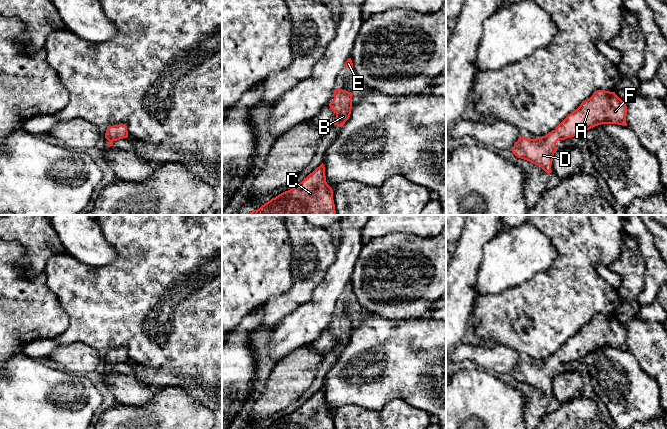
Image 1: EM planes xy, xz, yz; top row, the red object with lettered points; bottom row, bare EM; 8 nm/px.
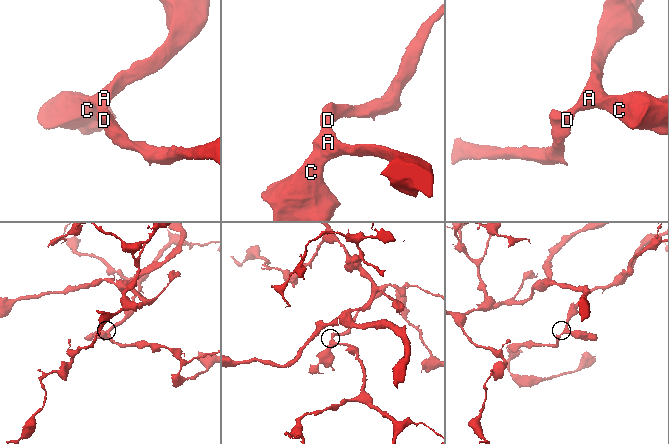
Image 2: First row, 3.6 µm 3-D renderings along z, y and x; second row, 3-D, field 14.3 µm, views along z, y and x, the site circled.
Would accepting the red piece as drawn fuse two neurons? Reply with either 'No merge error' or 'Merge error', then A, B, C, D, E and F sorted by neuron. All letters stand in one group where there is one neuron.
No merge error. Groups: A B C D E F

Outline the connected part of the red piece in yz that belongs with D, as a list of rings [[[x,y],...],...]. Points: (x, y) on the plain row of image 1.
[[[597,314],[547,359],[536,363],[520,361],[511,375],[550,398],[558,364],[580,360],[601,348],[627,350],[626,339],[627,330],[615,316]]]

